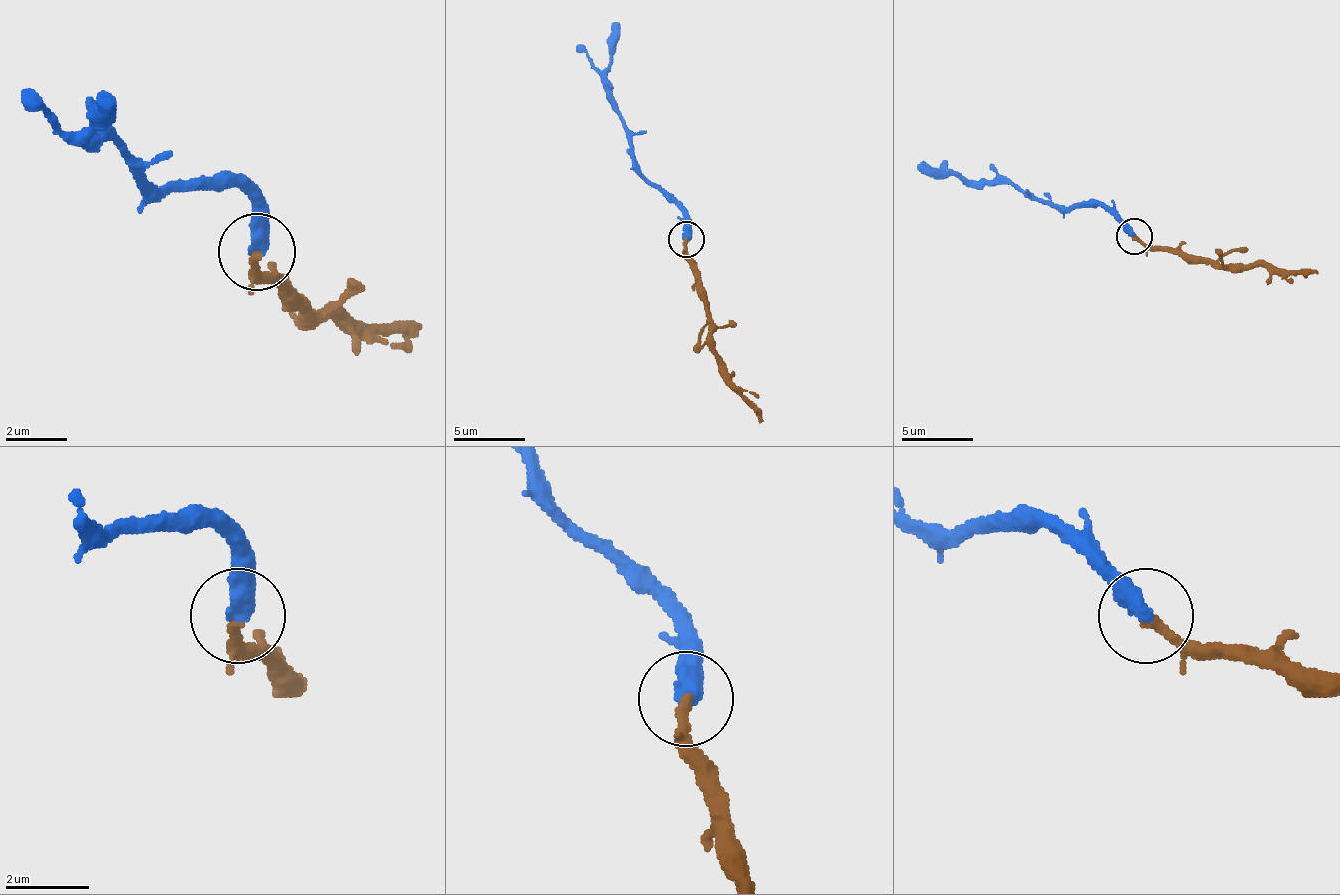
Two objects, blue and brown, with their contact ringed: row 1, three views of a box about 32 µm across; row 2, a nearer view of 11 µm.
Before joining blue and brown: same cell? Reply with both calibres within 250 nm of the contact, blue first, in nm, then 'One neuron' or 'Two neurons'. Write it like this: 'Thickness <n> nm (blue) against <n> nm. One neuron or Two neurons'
Thickness 500 nm (blue) against 240 nm. One neuron

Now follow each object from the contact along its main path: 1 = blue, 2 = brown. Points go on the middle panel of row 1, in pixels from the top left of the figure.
1: (687, 240), (687, 218), (640, 171), (633, 135), (618, 113), (607, 67), (611, 34), (618, 23)
2: (687, 240), (708, 319), (708, 351), (719, 377), (759, 423)

